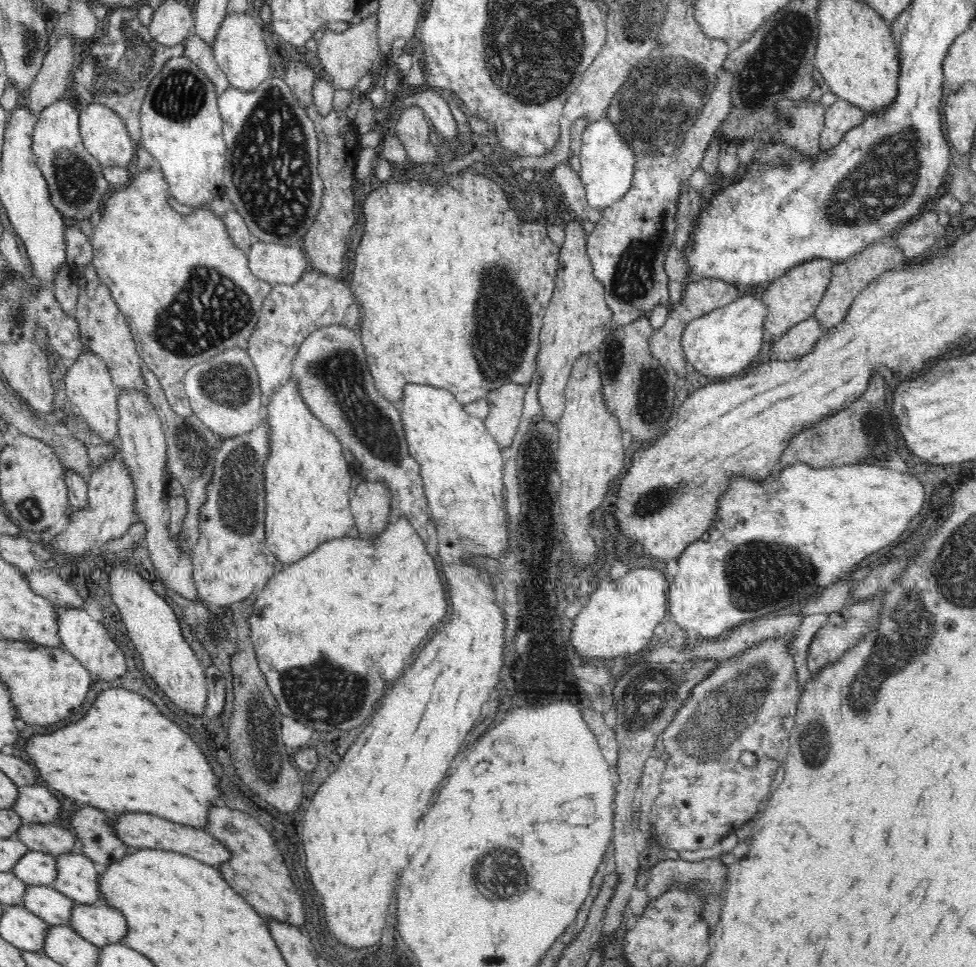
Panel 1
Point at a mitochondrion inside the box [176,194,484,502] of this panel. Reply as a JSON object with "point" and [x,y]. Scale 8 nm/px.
{"point":[339,375]}

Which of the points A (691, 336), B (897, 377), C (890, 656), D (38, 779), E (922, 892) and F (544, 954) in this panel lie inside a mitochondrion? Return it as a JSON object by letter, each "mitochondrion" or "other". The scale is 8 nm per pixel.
{"A":"other","B":"other","C":"mitochondrion","D":"other","E":"other","F":"other"}

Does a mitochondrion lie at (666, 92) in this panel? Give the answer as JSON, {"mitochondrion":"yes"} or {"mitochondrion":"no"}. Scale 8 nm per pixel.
{"mitochondrion":"yes"}

